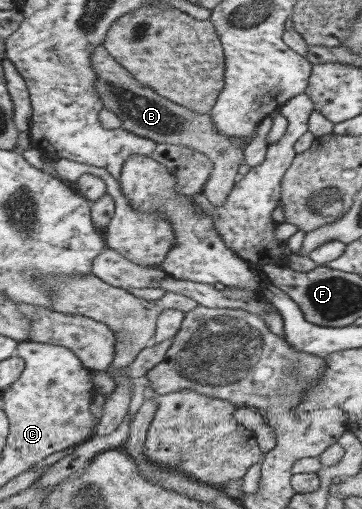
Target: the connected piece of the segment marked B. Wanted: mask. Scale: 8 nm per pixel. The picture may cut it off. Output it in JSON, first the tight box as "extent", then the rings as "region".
{"extent":[90,45,243,207],"region":[[[98,45],[92,51],[90,64],[92,64],[92,70],[97,78],[94,88],[96,88],[98,98],[102,100],[102,109],[106,108],[114,113],[120,119],[126,132],[150,139],[156,144],[184,145],[188,149],[204,153],[212,161],[213,166],[200,192],[214,207],[224,203],[224,198],[228,195],[233,183],[239,178],[236,173],[238,165],[243,163],[243,149],[238,139],[216,132],[208,113],[198,114],[172,100],[164,99],[157,92],[150,91],[150,88],[142,87],[102,45]]]}

